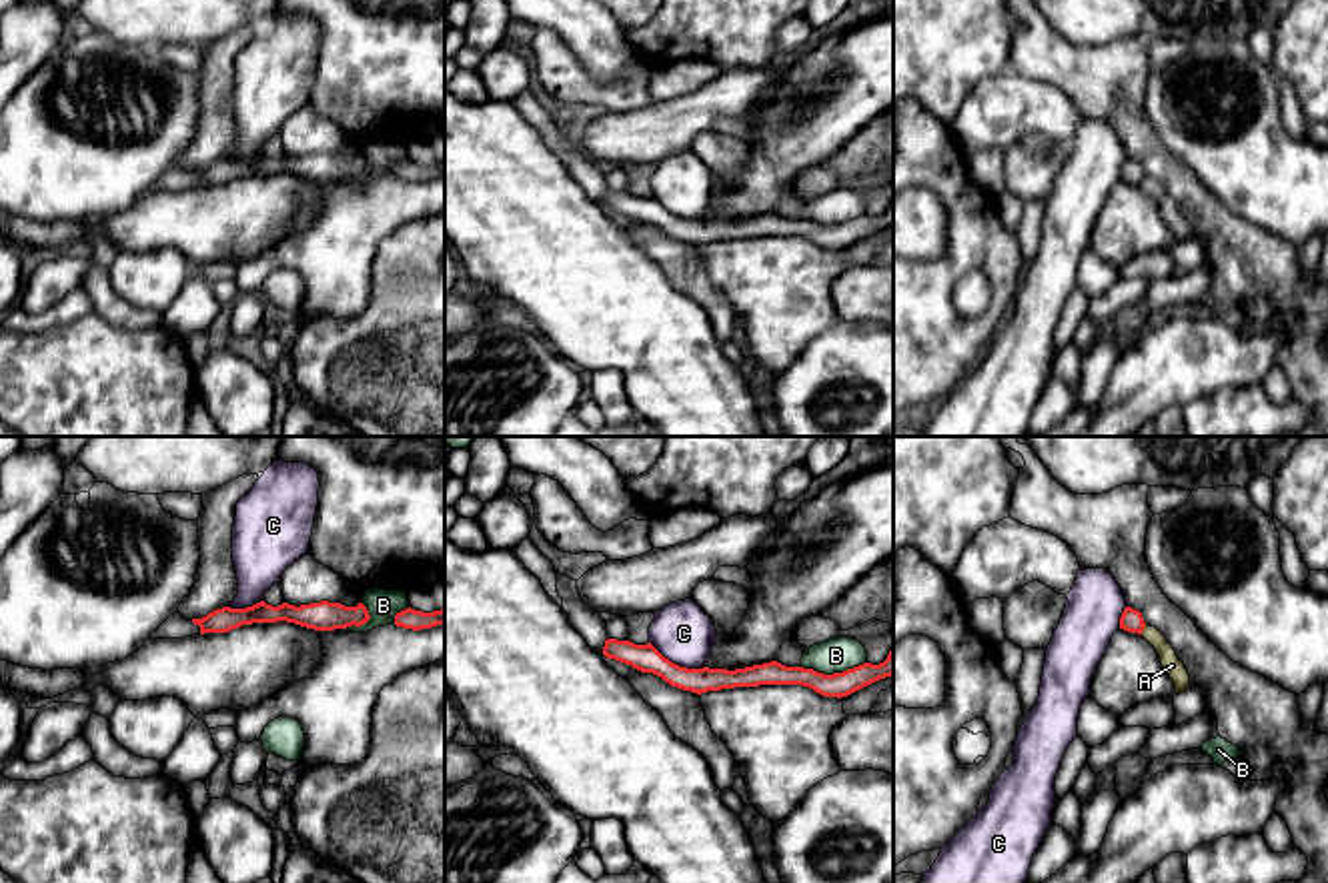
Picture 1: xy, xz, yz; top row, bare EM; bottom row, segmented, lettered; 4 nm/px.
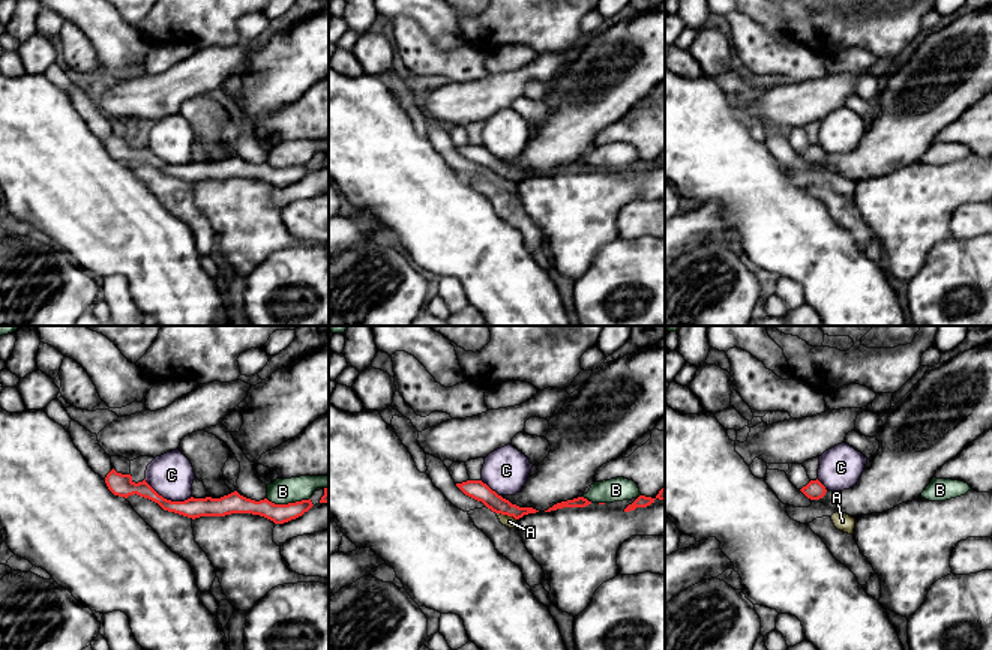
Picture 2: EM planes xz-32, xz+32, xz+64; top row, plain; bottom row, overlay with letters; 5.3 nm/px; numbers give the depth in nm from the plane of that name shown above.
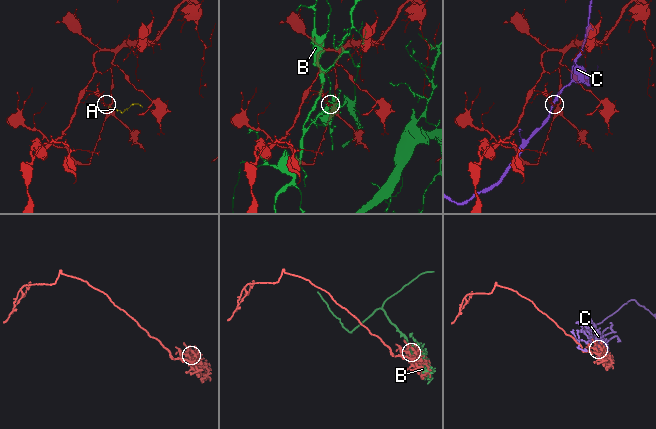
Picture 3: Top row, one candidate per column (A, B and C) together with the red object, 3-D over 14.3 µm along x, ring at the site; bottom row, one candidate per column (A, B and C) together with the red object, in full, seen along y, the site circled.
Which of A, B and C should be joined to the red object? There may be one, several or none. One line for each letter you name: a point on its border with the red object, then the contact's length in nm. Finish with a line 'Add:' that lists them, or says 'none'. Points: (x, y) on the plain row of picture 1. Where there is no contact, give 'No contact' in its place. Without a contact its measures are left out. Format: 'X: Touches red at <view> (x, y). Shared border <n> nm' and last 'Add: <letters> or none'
Add: none

